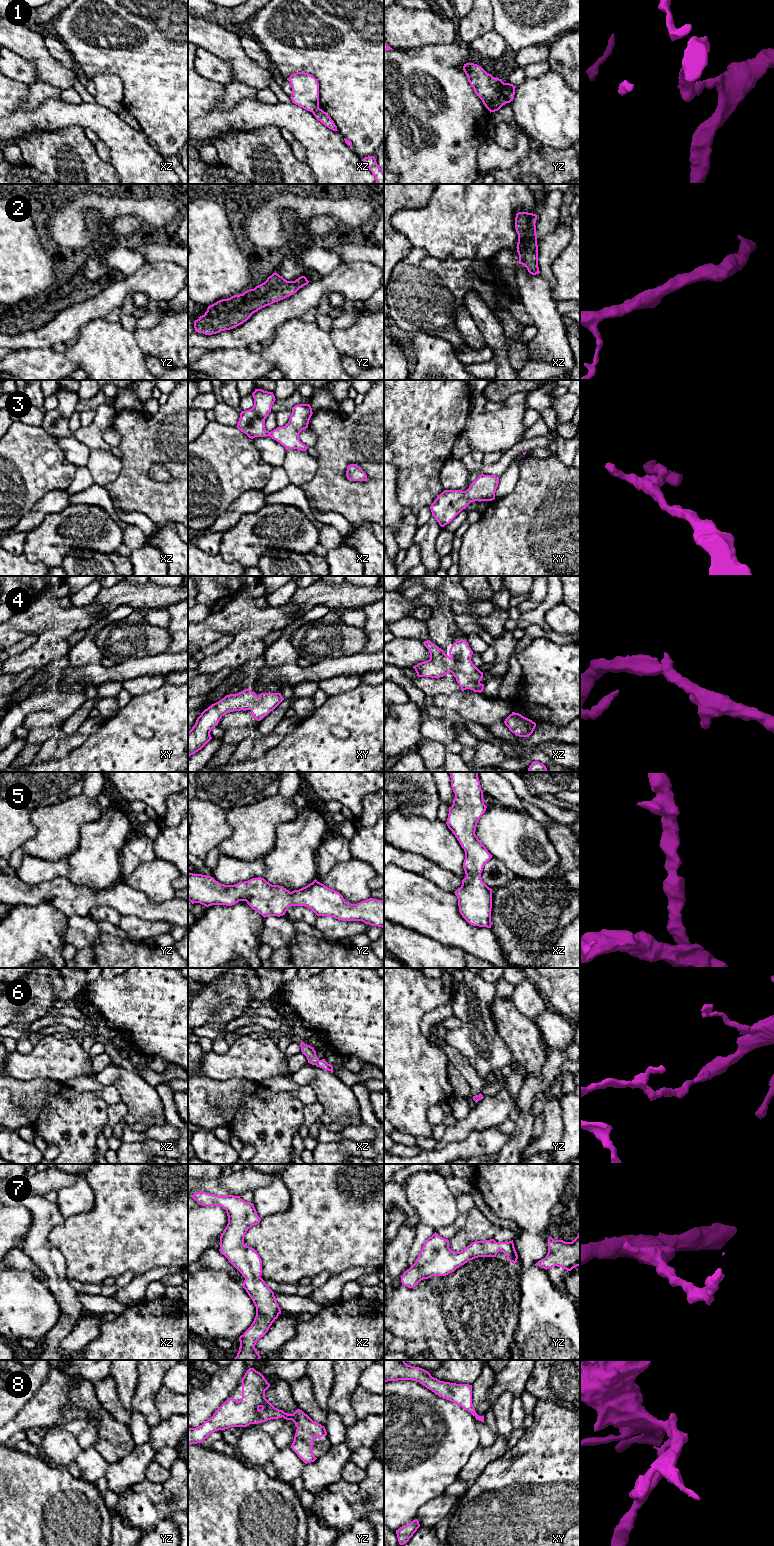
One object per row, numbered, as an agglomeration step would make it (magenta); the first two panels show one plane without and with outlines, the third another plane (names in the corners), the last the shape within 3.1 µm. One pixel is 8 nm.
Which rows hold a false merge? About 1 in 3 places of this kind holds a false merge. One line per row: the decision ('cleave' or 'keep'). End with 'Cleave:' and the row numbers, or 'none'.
1: cleave
2: keep
3: keep
4: keep
5: keep
6: keep
7: keep
8: cleave
Cleave: 1, 8

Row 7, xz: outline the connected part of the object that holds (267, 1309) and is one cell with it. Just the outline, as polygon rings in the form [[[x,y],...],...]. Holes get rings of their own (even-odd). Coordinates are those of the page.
[[[203,1191],[191,1195],[202,1206],[220,1206],[226,1210],[228,1224],[220,1237],[220,1249],[228,1261],[245,1278],[242,1286],[256,1307],[256,1316],[251,1326],[239,1337],[240,1347],[233,1360],[259,1360],[255,1345],[281,1314],[274,1292],[260,1277],[262,1260],[257,1251],[244,1244],[247,1231],[260,1223],[254,1204],[240,1196],[218,1196]]]

